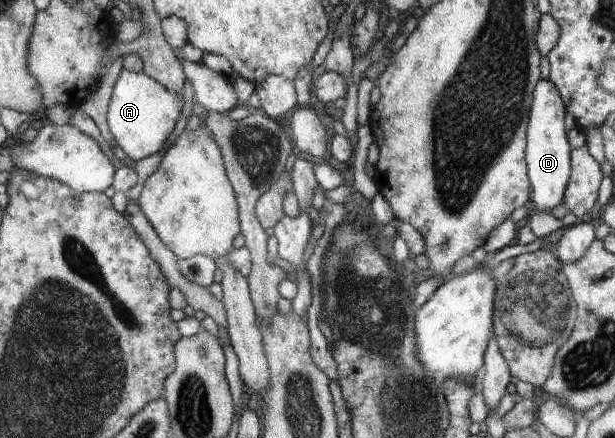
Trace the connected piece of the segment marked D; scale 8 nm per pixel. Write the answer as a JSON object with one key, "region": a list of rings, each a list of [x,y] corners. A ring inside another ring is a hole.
{"region":[[[540,79],[534,94],[526,129],[526,170],[531,182],[529,206],[534,211],[550,213],[563,201],[564,191],[570,176],[570,151],[563,121],[568,113],[559,95],[559,90],[549,80]]]}

